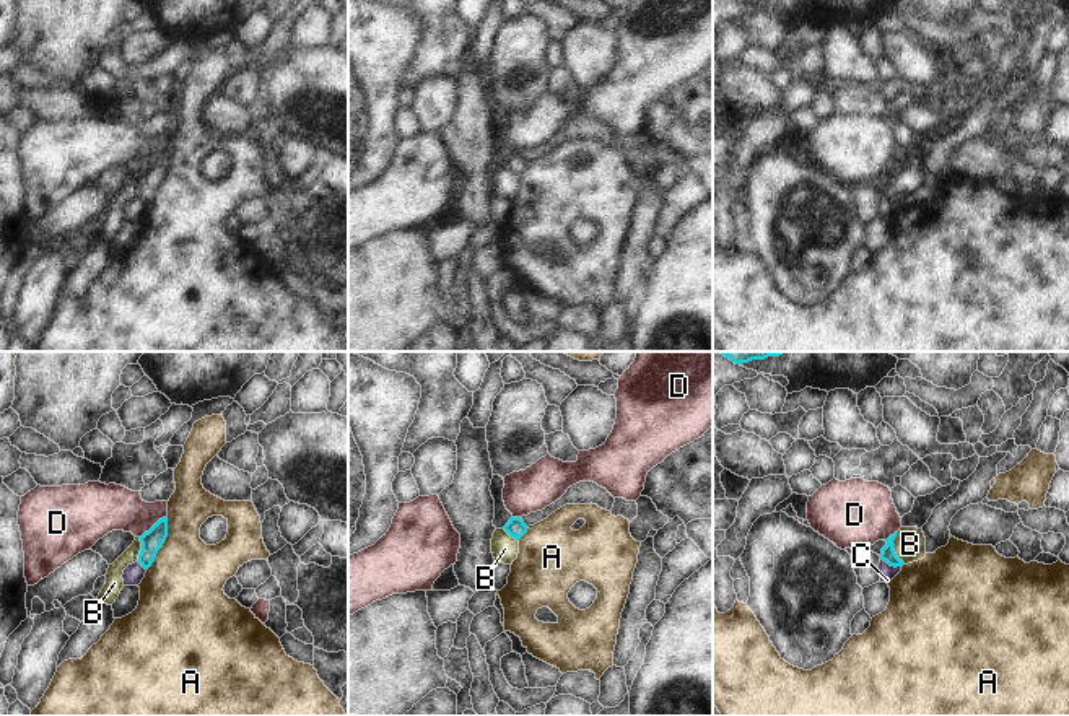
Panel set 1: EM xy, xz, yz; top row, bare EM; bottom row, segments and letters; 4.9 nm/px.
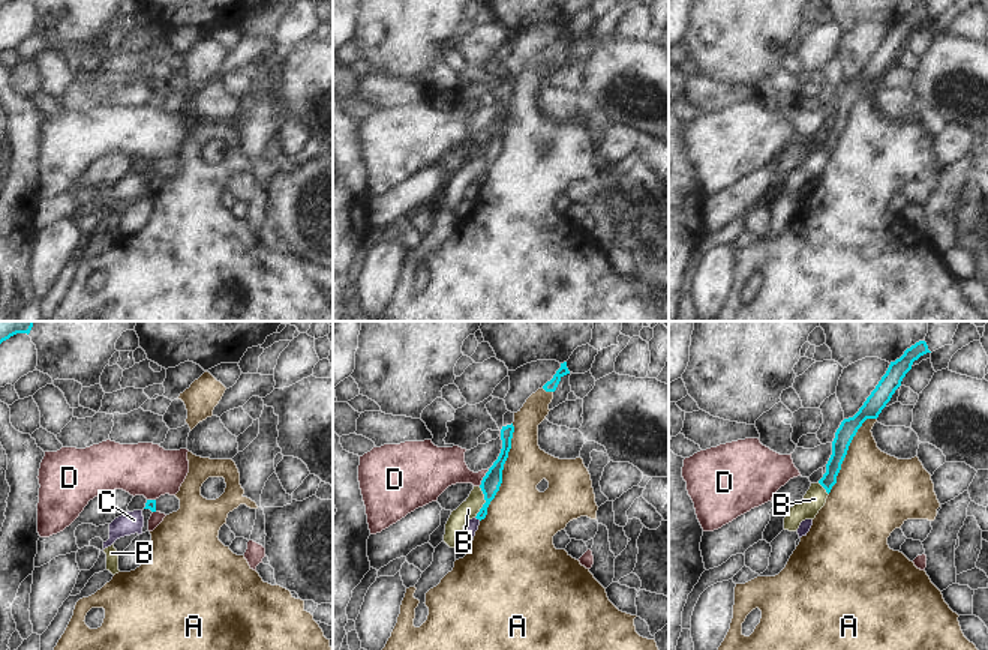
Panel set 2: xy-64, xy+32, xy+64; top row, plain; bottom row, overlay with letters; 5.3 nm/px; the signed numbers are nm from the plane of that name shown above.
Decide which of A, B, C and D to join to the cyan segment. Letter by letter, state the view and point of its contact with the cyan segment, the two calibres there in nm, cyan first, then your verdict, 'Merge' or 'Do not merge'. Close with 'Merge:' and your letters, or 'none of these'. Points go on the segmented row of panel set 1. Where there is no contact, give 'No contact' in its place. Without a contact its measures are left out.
A: Touches cyan at xy (163, 542). Thickness 110 nm (cyan) against 400 nm. Do not merge
B: Touches cyan at yz (892, 549). Thickness 70 nm (cyan) against 160 nm. Do not merge
C: Touches cyan at yz (890, 565). Thickness 70 nm (cyan) against 80 nm. Do not merge
D: Touches cyan at xy (155, 524). Thickness 110 nm (cyan) against 220 nm. Do not merge
Merge: none of these.

